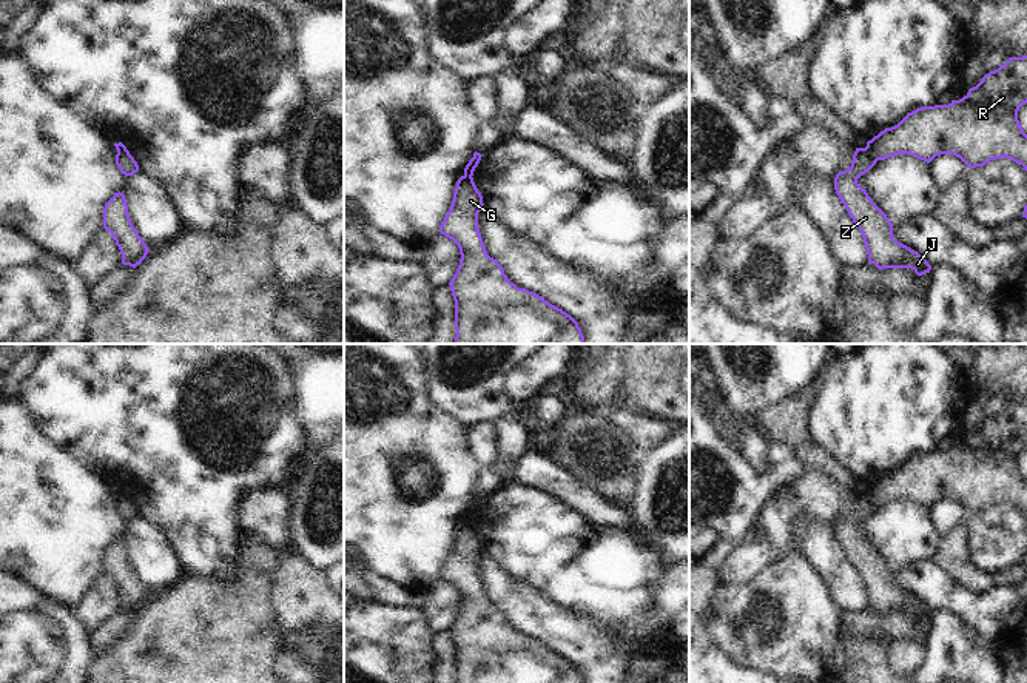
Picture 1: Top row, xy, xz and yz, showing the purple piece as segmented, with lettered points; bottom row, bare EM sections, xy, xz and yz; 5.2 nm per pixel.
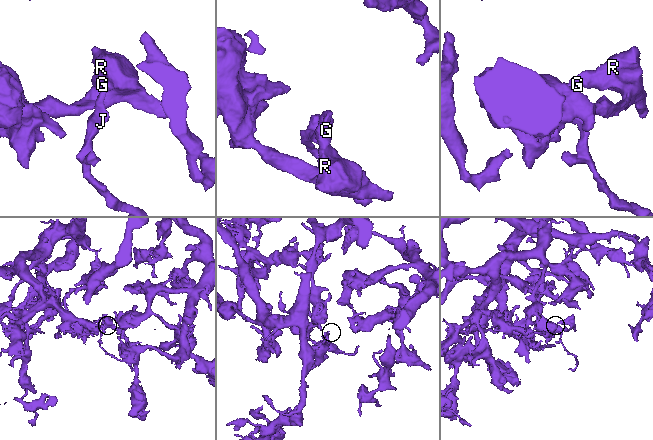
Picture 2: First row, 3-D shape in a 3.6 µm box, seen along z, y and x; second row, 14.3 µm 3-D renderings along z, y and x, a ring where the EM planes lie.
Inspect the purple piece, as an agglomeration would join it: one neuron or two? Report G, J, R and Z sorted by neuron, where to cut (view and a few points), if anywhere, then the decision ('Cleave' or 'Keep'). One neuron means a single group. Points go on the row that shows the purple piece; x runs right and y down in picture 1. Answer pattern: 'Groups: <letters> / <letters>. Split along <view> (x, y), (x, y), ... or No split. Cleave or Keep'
Groups: G R / J Z. Split along yz (865, 147), (876, 161). Cleave.

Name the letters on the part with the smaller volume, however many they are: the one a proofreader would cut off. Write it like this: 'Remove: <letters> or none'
Remove: J, Z

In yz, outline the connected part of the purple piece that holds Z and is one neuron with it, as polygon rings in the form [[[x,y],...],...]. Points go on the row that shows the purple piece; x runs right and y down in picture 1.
[[[856,148],[851,167],[834,177],[834,190],[850,217],[862,233],[868,264],[884,268],[911,268],[918,276],[930,273],[931,265],[914,250],[897,242],[893,224],[873,202],[857,179],[876,165],[867,148]]]

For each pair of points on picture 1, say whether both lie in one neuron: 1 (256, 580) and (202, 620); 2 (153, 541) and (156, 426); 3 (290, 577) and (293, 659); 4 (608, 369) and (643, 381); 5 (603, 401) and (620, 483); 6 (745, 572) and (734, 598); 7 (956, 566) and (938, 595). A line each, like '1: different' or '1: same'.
1: same
2: different
3: same
4: different
5: different
6: different
7: different

